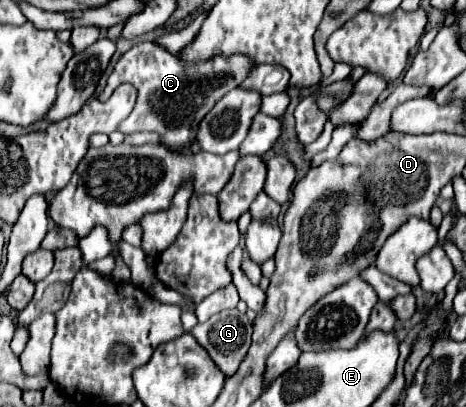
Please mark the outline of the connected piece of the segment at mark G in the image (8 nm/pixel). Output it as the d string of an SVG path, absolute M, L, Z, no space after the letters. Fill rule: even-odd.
M237 309L217 313L209 321L195 325L189 333L227 375L239 369L247 355L247 345L251 345L251 321Z

